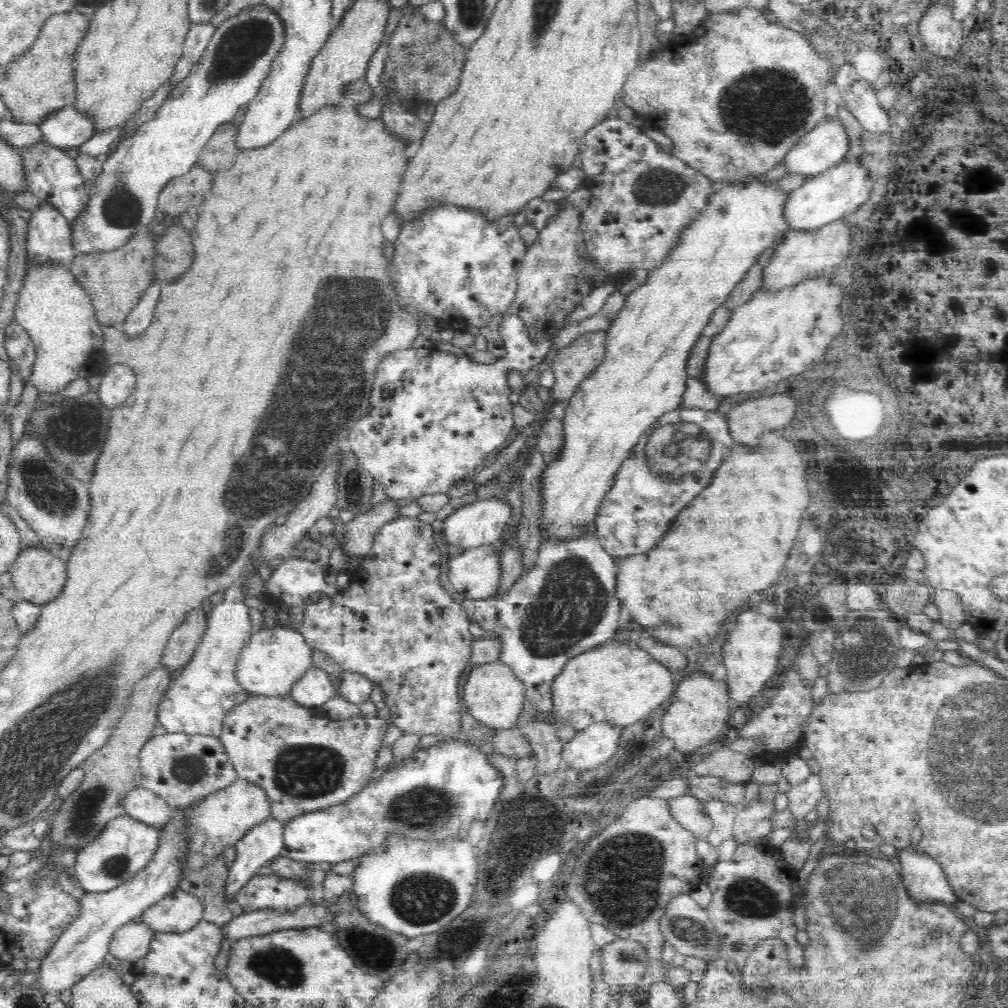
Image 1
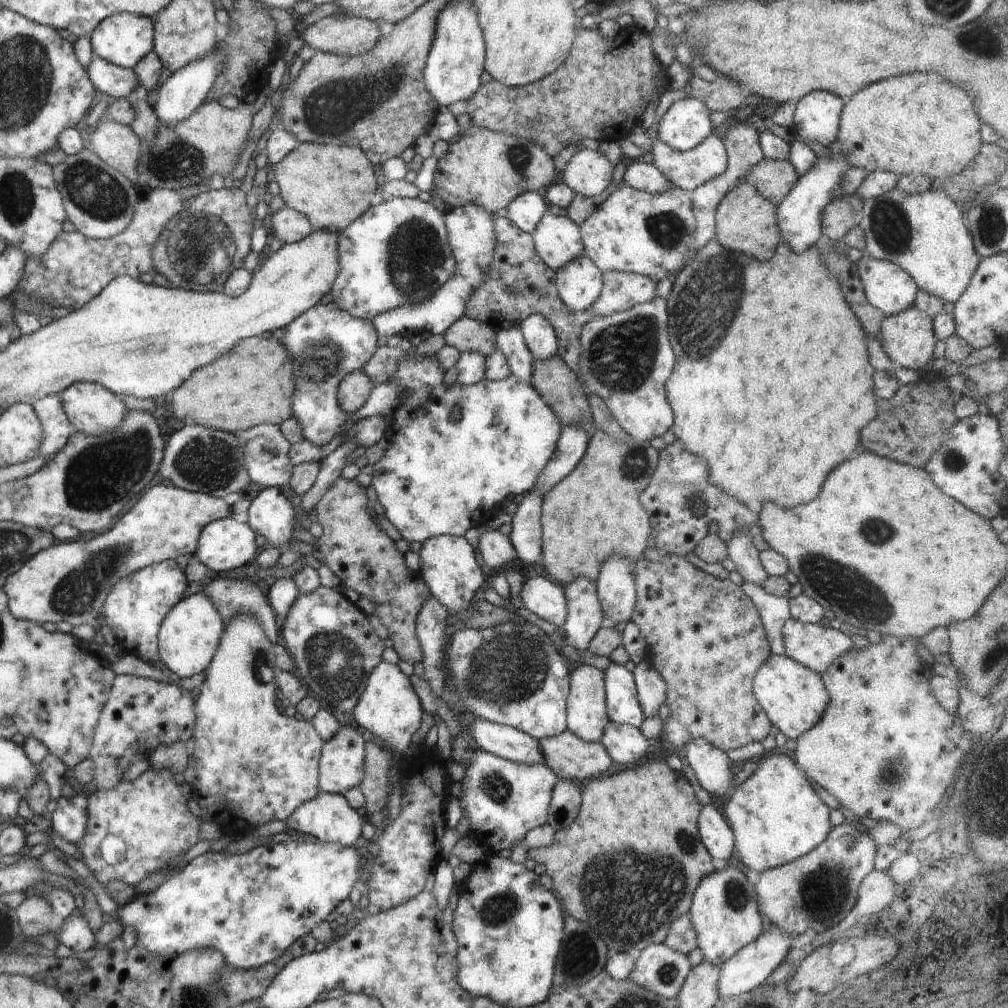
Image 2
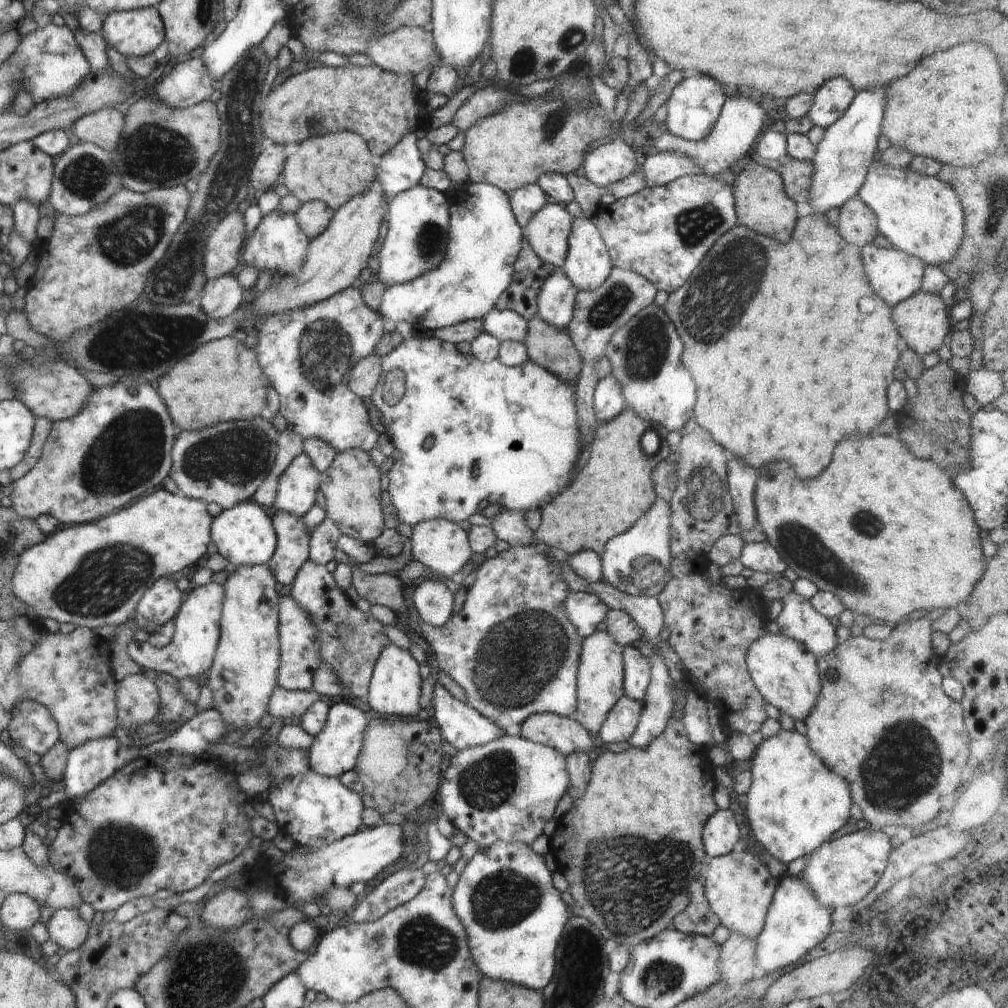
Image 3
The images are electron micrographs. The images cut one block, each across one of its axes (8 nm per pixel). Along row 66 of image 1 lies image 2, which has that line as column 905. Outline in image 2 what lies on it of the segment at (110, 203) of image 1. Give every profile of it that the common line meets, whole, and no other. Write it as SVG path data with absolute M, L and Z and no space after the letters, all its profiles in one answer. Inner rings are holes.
M892 189L886 194L865 201L860 215L859 227L864 231L866 246L864 253L878 260L887 259L900 266L918 286L930 296L936 296L945 303L956 303L968 287L981 259L974 249L972 238L965 224L963 207L949 195L941 191L926 191L922 194L906 194Z

